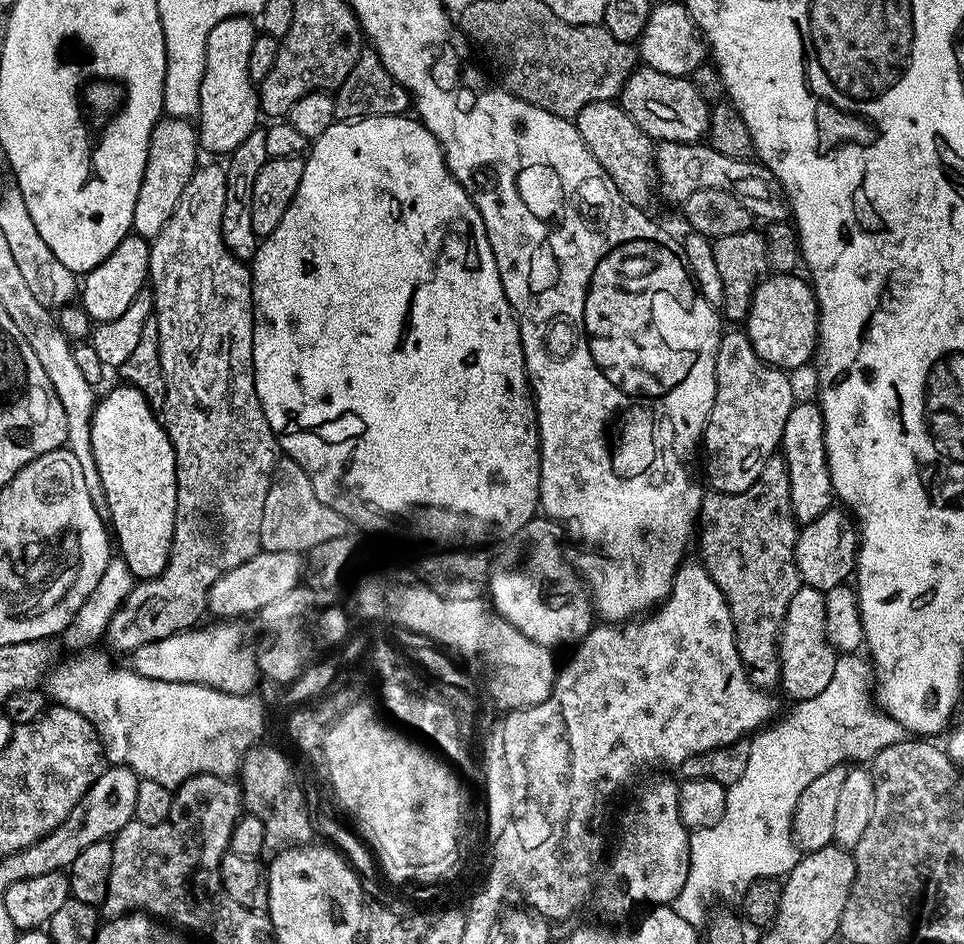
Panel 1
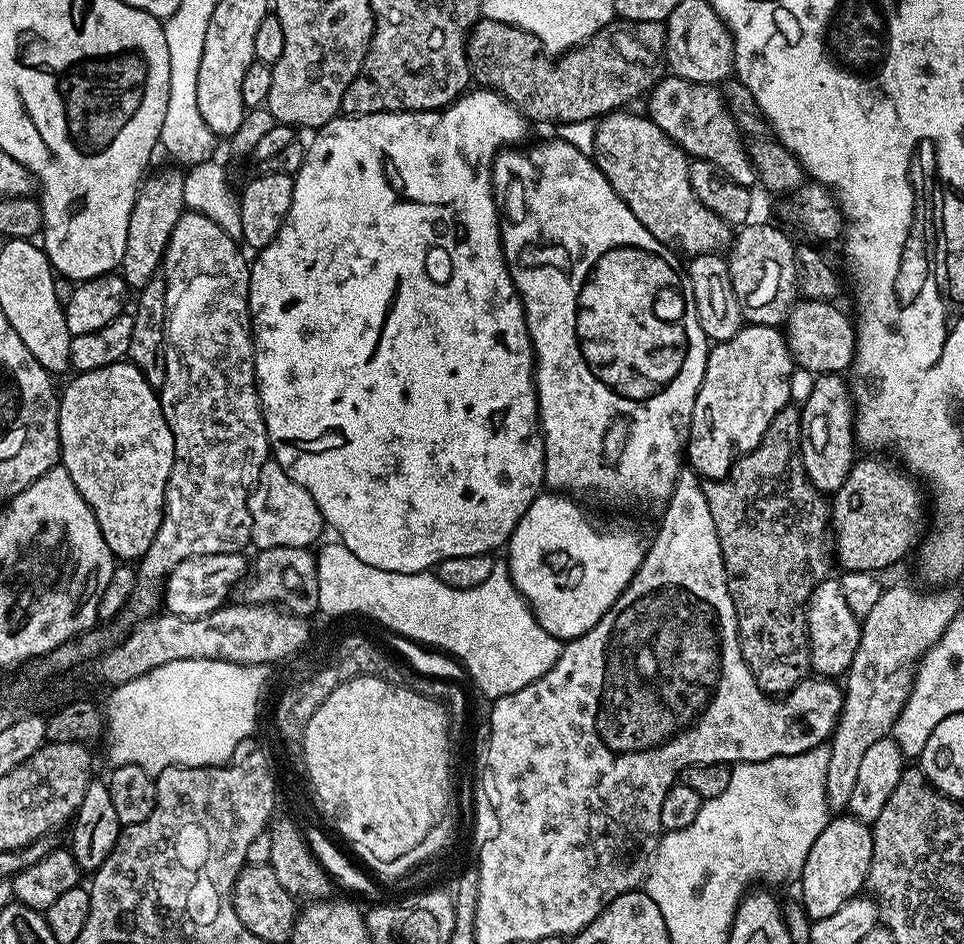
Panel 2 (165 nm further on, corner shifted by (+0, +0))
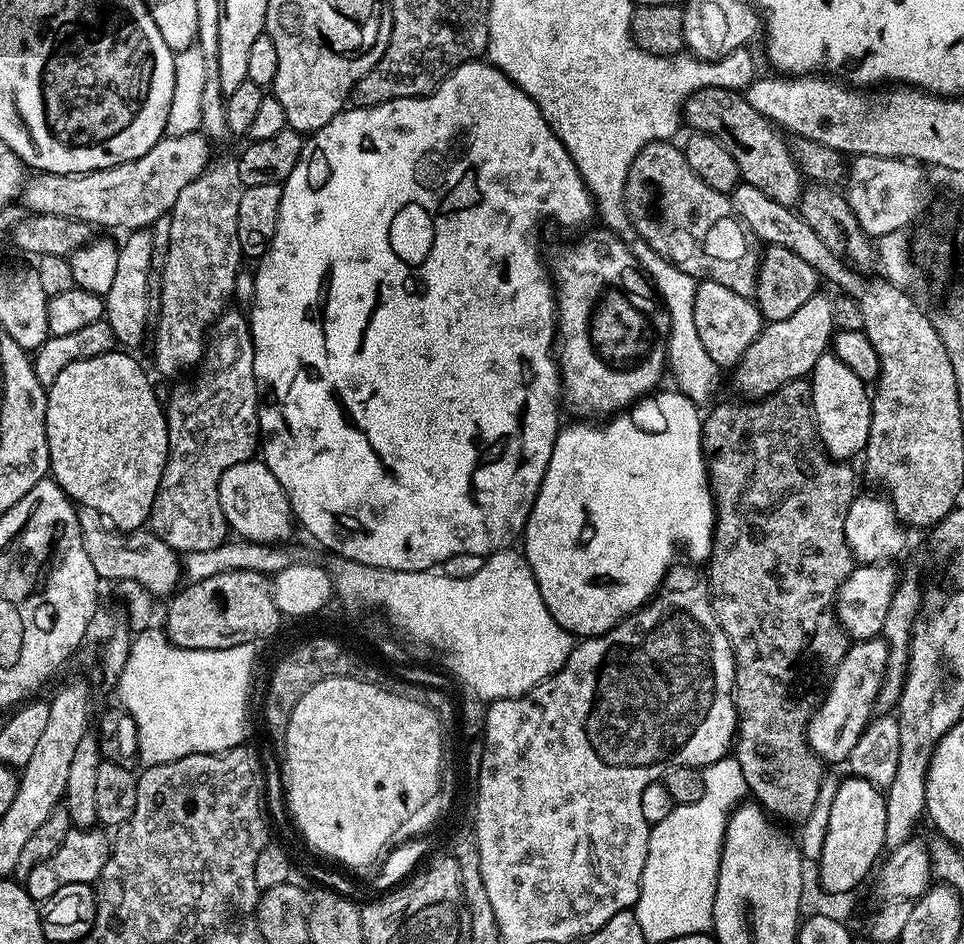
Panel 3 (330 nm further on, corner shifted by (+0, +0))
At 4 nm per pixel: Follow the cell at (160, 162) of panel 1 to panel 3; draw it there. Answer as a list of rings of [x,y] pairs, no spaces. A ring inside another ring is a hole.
[[[132,230],[127,233],[128,241],[119,245],[120,253],[118,254],[118,266],[114,273],[114,282],[110,286],[110,290],[104,296],[104,310],[110,330],[114,330],[114,338],[117,345],[124,350],[136,350],[140,343],[144,340],[144,331],[149,331],[150,319],[147,310],[150,303],[150,294],[148,287],[150,281],[147,276],[150,274],[150,254],[154,250],[154,242],[152,241],[151,231],[148,230]]]

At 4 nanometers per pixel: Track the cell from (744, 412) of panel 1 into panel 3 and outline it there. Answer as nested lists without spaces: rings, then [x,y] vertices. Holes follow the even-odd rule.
[[[817,294],[810,298],[810,302],[806,302],[806,306],[802,306],[802,310],[790,314],[790,318],[782,318],[781,320],[773,320],[765,323],[761,327],[758,338],[754,338],[754,342],[750,342],[750,346],[746,350],[746,354],[740,363],[734,369],[736,375],[736,388],[741,392],[744,398],[759,398],[768,396],[771,392],[776,392],[786,382],[791,380],[803,380],[809,375],[814,366],[814,362],[818,362],[818,358],[822,358],[822,354],[829,351],[834,335],[836,323],[834,322],[834,314],[832,313],[833,297]]]

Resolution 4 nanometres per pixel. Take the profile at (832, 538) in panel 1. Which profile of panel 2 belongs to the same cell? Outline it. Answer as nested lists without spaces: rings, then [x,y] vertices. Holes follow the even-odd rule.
[[[868,454],[865,460],[857,459],[846,482],[830,500],[834,556],[845,572],[883,573],[883,568],[898,563],[917,547],[926,528],[925,489],[895,459],[883,460],[880,456]]]

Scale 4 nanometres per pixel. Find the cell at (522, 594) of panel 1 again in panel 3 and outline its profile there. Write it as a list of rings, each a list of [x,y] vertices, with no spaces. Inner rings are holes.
[[[679,390],[671,391],[657,391],[655,395],[645,399],[639,405],[642,415],[657,416],[661,420],[660,428],[643,428],[634,417],[624,416],[628,414],[616,414],[607,422],[601,423],[604,424],[601,428],[595,428],[592,425],[595,423],[592,422],[576,422],[580,424],[572,424],[569,428],[564,426],[557,431],[544,481],[539,494],[536,495],[536,501],[530,510],[522,533],[522,541],[524,540],[522,551],[538,582],[538,590],[542,594],[542,602],[546,602],[546,610],[550,610],[554,622],[558,622],[558,626],[571,632],[573,637],[601,636],[603,632],[609,632],[615,624],[625,620],[631,612],[637,612],[638,609],[643,608],[660,591],[664,583],[664,575],[668,573],[669,568],[673,567],[674,561],[677,559],[677,557],[675,558],[676,547],[679,544],[688,551],[689,558],[687,557],[687,559],[689,561],[704,562],[712,555],[712,531],[716,525],[716,501],[712,498],[708,469],[704,467],[704,451],[700,441],[702,412],[694,402],[690,402],[690,398],[686,398]]]

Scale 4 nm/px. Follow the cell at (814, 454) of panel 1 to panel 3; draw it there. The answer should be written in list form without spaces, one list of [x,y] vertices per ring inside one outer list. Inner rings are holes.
[[[829,350],[822,354],[822,358],[818,358],[818,362],[814,362],[810,373],[810,383],[812,386],[812,415],[816,417],[816,433],[820,436],[820,442],[824,446],[825,452],[832,457],[833,460],[851,461],[851,456],[859,457],[863,453],[864,448],[868,444],[870,438],[870,418],[872,417],[872,398],[865,381],[858,378],[858,374],[854,374],[854,370],[850,370],[850,366],[846,366],[846,362],[842,362],[835,352]]]

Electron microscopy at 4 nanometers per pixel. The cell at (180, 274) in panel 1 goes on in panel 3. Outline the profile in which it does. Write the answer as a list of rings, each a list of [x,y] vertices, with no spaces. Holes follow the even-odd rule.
[[[225,310],[219,316],[219,319],[210,329],[210,339],[206,344],[206,355],[203,357],[202,363],[199,365],[200,373],[196,376],[192,388],[180,388],[173,394],[169,400],[166,400],[166,419],[168,422],[168,464],[164,468],[164,477],[160,483],[160,495],[156,501],[154,509],[154,531],[158,539],[165,540],[167,544],[176,549],[177,553],[185,554],[192,551],[214,550],[223,542],[227,541],[230,536],[230,529],[226,518],[222,514],[222,506],[218,496],[218,482],[222,478],[222,474],[226,474],[226,470],[230,470],[230,466],[234,466],[243,460],[253,459],[255,450],[258,448],[260,435],[260,413],[258,411],[258,385],[256,375],[254,374],[254,346],[252,345],[252,330],[250,320],[243,311]]]

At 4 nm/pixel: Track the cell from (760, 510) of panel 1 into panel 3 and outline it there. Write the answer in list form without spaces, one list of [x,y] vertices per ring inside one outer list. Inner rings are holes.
[[[807,379],[791,380],[768,396],[740,403],[744,404],[713,403],[707,409],[709,412],[706,412],[703,417],[700,430],[704,467],[708,469],[712,498],[716,501],[716,525],[712,531],[712,555],[706,561],[706,579],[708,590],[712,594],[714,614],[730,642],[736,663],[736,690],[734,693],[738,717],[734,741],[736,767],[740,769],[740,776],[746,778],[746,786],[751,799],[763,808],[769,817],[775,818],[785,825],[803,826],[810,818],[810,814],[814,814],[820,787],[826,778],[825,761],[821,760],[820,755],[814,752],[808,744],[808,720],[819,708],[824,693],[828,691],[828,683],[834,678],[842,658],[850,647],[844,627],[836,623],[836,595],[842,582],[846,582],[846,578],[852,573],[854,567],[852,551],[846,542],[846,514],[850,510],[852,500],[858,495],[856,472],[851,468],[853,466],[851,463],[833,460],[825,452],[824,446],[820,442],[820,436],[816,433],[816,417],[812,415],[812,386]]]

